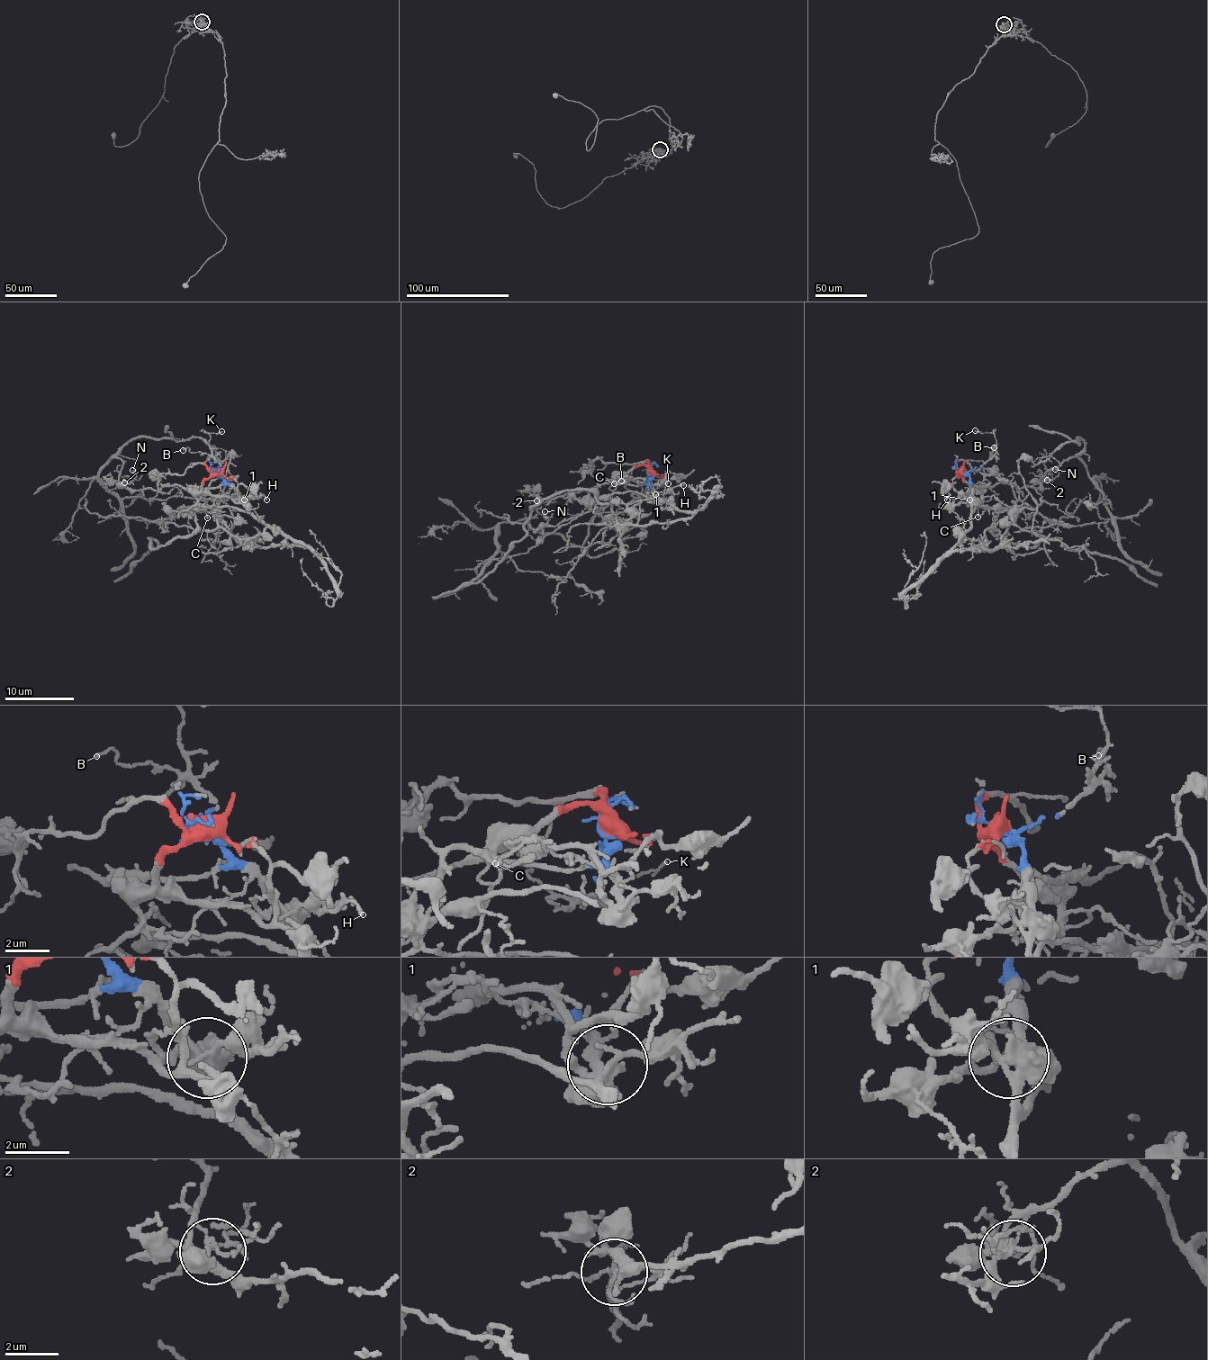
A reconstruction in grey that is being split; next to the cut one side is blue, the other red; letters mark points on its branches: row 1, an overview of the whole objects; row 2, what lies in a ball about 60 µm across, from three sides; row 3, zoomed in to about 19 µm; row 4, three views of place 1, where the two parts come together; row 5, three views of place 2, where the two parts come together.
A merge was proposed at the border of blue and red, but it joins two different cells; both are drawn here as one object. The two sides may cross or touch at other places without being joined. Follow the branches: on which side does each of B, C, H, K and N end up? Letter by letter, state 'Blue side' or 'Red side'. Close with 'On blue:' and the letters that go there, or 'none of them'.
B: Blue side
C: Blue side
H: Blue side
K: Blue side
N: Blue side
On blue: B, C, H, K, N

